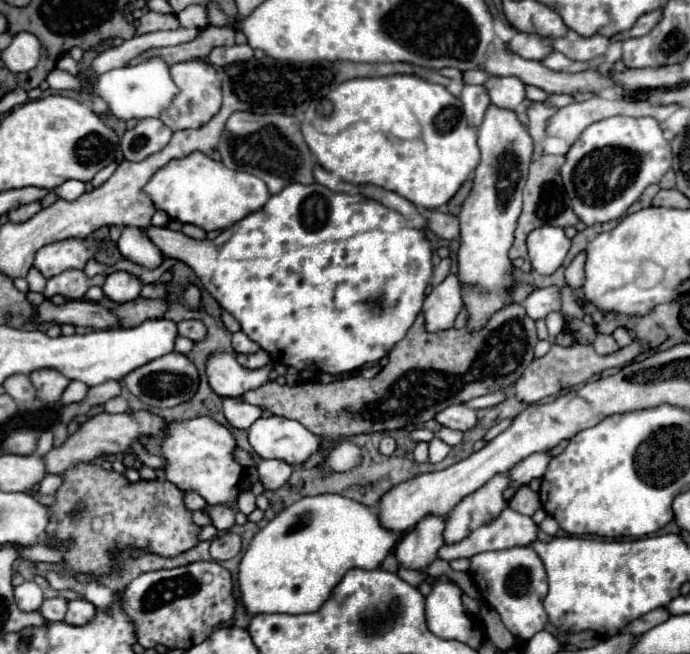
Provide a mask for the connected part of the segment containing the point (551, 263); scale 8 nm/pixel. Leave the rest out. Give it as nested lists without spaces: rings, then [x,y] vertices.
[[[540,227],[528,235],[528,259],[540,275],[554,273],[570,249],[570,239],[560,227]]]

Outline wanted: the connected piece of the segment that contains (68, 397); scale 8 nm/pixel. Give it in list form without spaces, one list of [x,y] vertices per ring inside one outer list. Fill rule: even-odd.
[[[70,381],[70,385],[66,387],[60,403],[62,405],[70,405],[70,403],[76,403],[76,401],[82,401],[84,395],[88,393],[88,385],[86,383],[80,383],[80,381]]]

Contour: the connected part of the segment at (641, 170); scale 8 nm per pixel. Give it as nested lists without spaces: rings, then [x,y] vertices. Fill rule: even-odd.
[[[608,117],[592,123],[566,153],[560,169],[572,209],[584,225],[620,219],[642,191],[658,183],[672,165],[672,149],[652,117]]]

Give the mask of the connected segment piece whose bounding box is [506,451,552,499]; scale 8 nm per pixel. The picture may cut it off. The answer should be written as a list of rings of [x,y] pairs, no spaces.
[[[544,451],[540,455],[530,455],[528,459],[522,459],[516,467],[512,467],[510,469],[512,485],[506,491],[506,499],[510,499],[522,485],[528,485],[536,477],[542,477],[546,467],[548,467],[548,463],[550,463],[550,459],[552,459],[552,455],[548,451]]]

